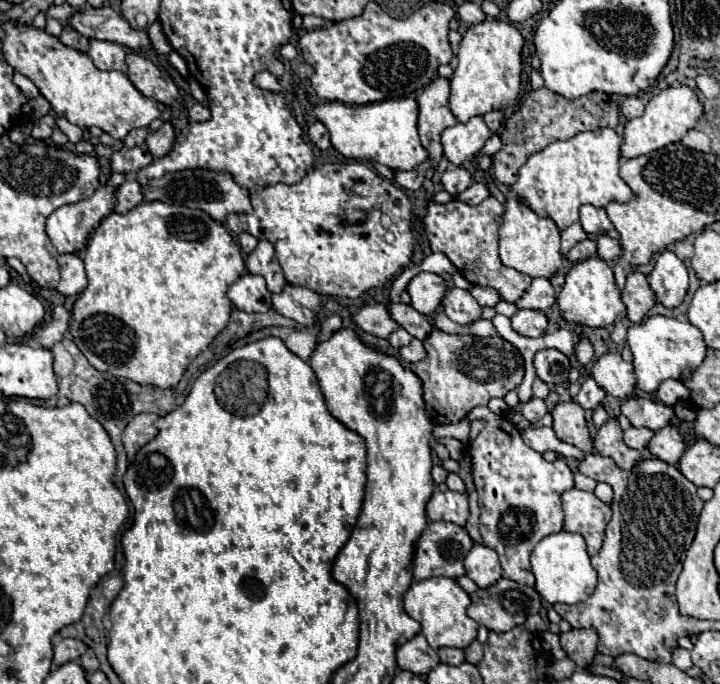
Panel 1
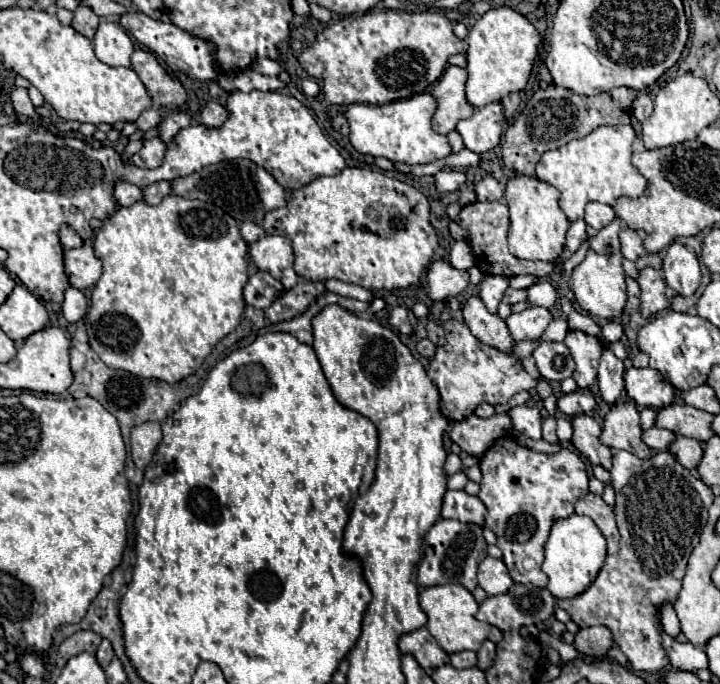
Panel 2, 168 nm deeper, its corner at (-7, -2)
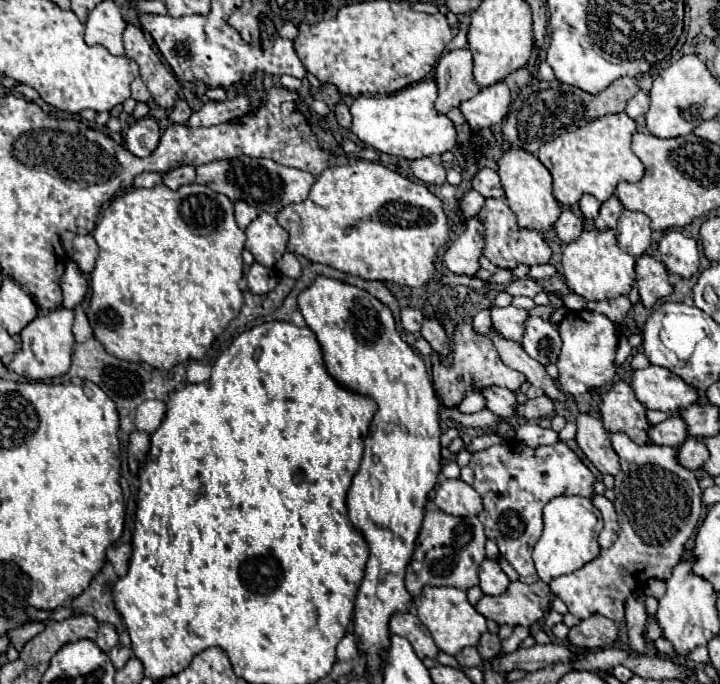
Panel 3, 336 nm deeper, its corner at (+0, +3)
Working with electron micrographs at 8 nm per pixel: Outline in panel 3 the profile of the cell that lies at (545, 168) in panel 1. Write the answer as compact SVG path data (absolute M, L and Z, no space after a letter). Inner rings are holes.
M625 113L605 115L589 121L577 131L565 133L555 141L539 147L539 161L547 167L553 177L553 195L561 205L577 205L581 195L589 193L597 201L607 201L619 181L635 183L643 177L643 163L631 151L631 137L635 133L635 121Z

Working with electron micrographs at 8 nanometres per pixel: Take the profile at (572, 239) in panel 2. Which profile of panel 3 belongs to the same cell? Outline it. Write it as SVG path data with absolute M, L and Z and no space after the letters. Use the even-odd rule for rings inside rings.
M563 211L559 221L555 223L555 231L557 231L557 237L563 241L563 243L571 243L575 241L579 235L581 235L581 229L583 229L583 221L579 217L575 217L571 211Z

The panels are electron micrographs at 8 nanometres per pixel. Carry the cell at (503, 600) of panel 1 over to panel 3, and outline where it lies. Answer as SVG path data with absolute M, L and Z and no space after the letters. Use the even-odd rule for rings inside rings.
M541 579L533 585L513 581L501 597L483 595L475 609L499 625L529 627L551 609L551 591Z

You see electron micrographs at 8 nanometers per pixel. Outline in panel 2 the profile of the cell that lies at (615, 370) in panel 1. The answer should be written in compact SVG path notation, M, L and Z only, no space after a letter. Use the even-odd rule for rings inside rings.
M628 368L624 382L628 396L642 408L666 408L676 402L674 386L654 368Z

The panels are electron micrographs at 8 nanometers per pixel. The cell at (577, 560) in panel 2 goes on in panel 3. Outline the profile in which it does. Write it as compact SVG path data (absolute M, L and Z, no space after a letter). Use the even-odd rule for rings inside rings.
M553 497L543 509L543 535L533 549L533 561L539 573L539 579L551 583L561 575L569 575L589 561L593 561L601 547L599 547L599 533L603 529L601 513L591 505L591 499L585 497Z

